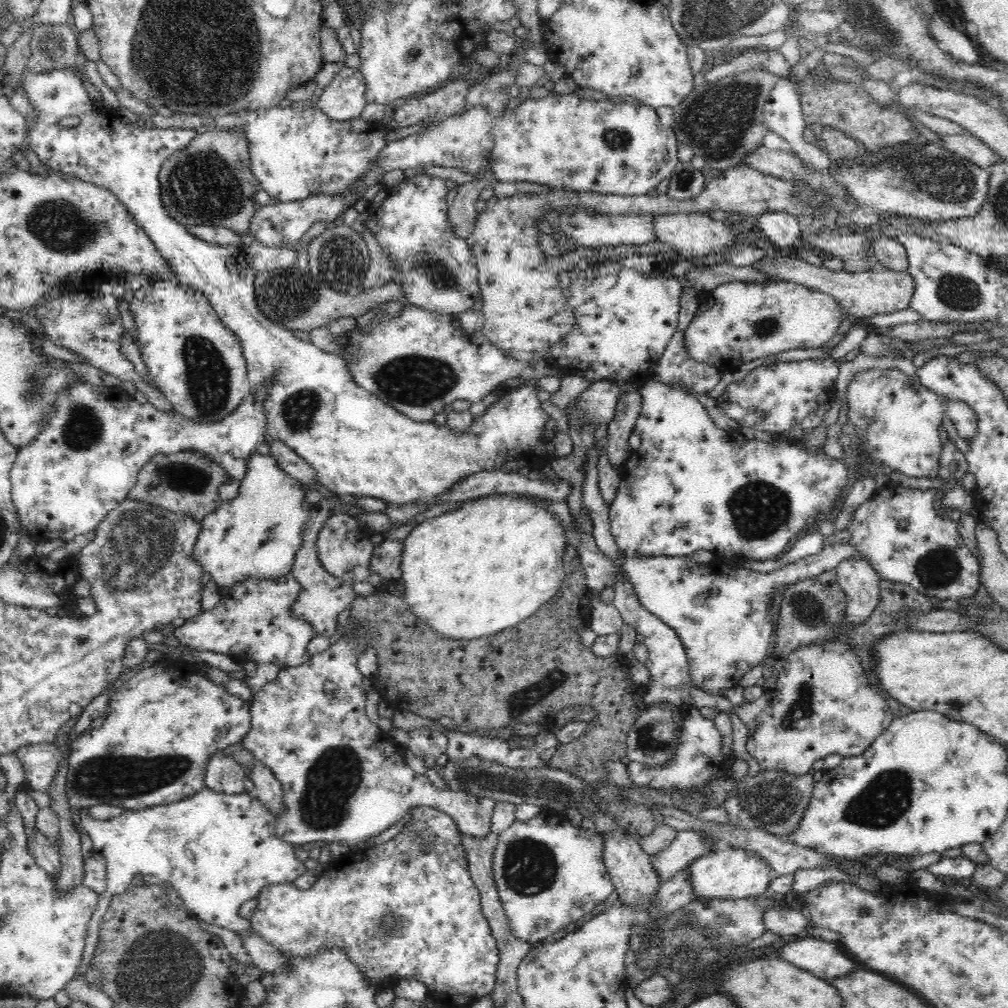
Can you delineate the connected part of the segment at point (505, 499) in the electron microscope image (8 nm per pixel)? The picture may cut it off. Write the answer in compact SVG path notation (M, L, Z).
M492 494L492 496L484 497L488 498L478 500L474 504L464 504L458 510L446 512L441 516L436 516L418 524L403 541L400 565L402 580L399 584L404 592L406 604L415 616L427 622L436 634L450 640L472 640L472 638L482 638L482 636L490 636L490 634L502 632L506 628L512 628L512 626L524 622L544 603L554 598L560 591L560 586L564 583L563 556L565 548L568 546L565 535L566 529L560 525L560 521L556 517L552 517L552 513L544 507L544 504L539 502L540 498L535 500L536 497L518 494Z

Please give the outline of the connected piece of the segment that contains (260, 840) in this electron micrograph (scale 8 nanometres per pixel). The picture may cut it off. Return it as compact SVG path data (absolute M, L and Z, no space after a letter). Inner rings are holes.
M205 787L202 792L184 798L174 804L160 804L144 810L124 811L120 816L108 820L94 819L89 808L76 812L93 842L93 852L106 857L106 890L99 895L98 904L90 918L82 962L76 976L86 974L91 968L99 942L100 923L110 906L112 896L122 894L131 886L132 879L151 874L157 882L172 887L182 897L184 906L191 915L214 926L230 929L237 934L248 934L251 920L239 915L239 908L247 900L257 898L260 891L269 884L292 883L307 871L304 863L294 855L294 845L276 837L276 817L251 793L226 794Z

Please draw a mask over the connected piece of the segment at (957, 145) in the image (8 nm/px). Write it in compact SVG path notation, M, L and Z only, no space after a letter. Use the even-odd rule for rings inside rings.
M970 134L939 136L946 149L967 158L980 168L990 169L996 166L1001 158L987 144Z

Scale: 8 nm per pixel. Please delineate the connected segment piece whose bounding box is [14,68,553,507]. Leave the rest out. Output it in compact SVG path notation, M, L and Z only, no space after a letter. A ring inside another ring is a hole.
M25 68L20 76L20 81L16 86L14 86L14 92L18 90L18 87L22 86L25 90L27 97L30 100L30 103L34 105L36 116L36 122L34 124L27 123L26 128L26 142L29 147L36 152L40 161L49 166L54 171L59 171L64 174L69 174L70 176L75 176L76 178L82 179L84 182L92 182L100 188L105 188L116 195L116 198L128 209L128 212L134 216L138 226L141 226L145 233L149 236L149 239L154 243L154 247L158 249L158 253L164 257L165 260L168 260L169 267L171 271L175 274L182 285L187 285L188 287L193 287L197 291L199 290L205 297L208 297L210 304L214 307L214 310L217 312L217 315L220 317L220 320L232 330L232 333L238 337L240 344L242 345L243 355L246 359L247 366L247 377L249 380L249 386L251 387L251 392L256 394L256 392L262 392L264 387L262 384L264 382L270 382L270 387L267 391L263 392L263 402L265 402L265 418L266 421L266 435L265 440L268 443L272 443L272 440L277 440L280 443L284 443L286 447L292 449L295 452L295 455L300 456L307 464L310 464L317 473L317 483L326 487L328 490L336 493L340 497L346 496L370 496L373 498L378 498L384 500L388 505L392 504L426 504L426 507L429 504L436 504L438 498L442 497L446 492L449 492L456 484L462 483L465 479L468 479L472 474L476 472L486 471L500 471L506 473L528 473L534 469L541 469L546 471L549 464L549 453L547 452L546 441L544 440L544 434L547 428L549 428L553 423L550 419L550 415L542 409L540 405L540 400L538 399L537 387L531 384L524 383L515 383L511 384L508 389L508 394L506 396L499 396L497 399L494 399L489 403L486 411L479 418L473 417L472 424L464 431L458 432L454 429L448 427L448 423L443 425L438 425L434 421L414 421L410 417L406 416L404 413L396 410L396 408L386 404L382 399L379 399L375 394L368 392L365 388L358 386L352 375L347 371L347 366L345 365L344 359L336 353L326 353L315 344L311 342L305 342L294 336L293 331L288 330L281 326L279 322L272 322L269 318L265 318L262 314L262 311L258 308L256 302L256 291L255 291L255 276L257 272L248 264L245 256L244 246L220 246L216 243L204 242L195 236L192 236L187 229L187 226L176 222L169 214L168 211L164 208L162 199L161 199L161 188L159 181L159 172L162 168L163 162L169 157L172 156L175 152L184 150L194 137L197 135L196 129L184 129L184 128L174 128L174 127L164 127L164 128L146 128L139 127L137 124L132 124L126 120L126 114L122 111L110 111L107 112L100 108L100 110L94 111L92 107L93 100L88 95L86 88L84 87L84 82L80 79L80 76L76 74L76 71L70 69L56 69L50 72L34 74ZM69 116L76 116L80 122L76 126L71 128L64 128L59 122L62 118Z

